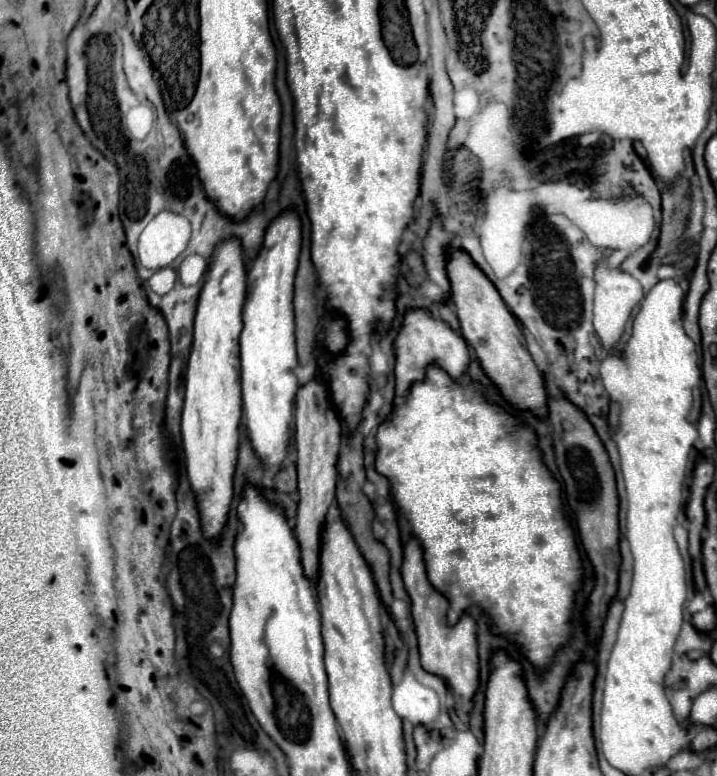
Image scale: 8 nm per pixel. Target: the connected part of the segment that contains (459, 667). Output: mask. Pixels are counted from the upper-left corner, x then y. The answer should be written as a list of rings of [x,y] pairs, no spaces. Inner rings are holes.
[[[410,536],[404,546],[404,562],[402,562],[402,578],[406,584],[406,590],[412,600],[412,618],[416,624],[418,634],[418,646],[420,646],[420,660],[424,670],[434,672],[442,676],[450,690],[454,690],[464,710],[468,712],[472,708],[472,696],[478,688],[478,652],[476,652],[476,620],[470,616],[470,612],[462,612],[460,620],[450,626],[446,622],[448,612],[448,598],[438,592],[428,576],[426,576],[426,564],[424,564],[424,550],[418,538]]]

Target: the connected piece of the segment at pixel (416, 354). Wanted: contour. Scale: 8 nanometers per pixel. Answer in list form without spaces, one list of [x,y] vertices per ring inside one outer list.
[[[426,310],[406,312],[404,324],[394,342],[394,348],[396,348],[396,394],[400,398],[406,398],[410,394],[412,384],[422,382],[426,378],[426,368],[432,364],[448,372],[448,376],[456,382],[462,378],[462,374],[470,364],[470,348],[464,342],[464,338],[452,332],[448,324],[434,318]]]

